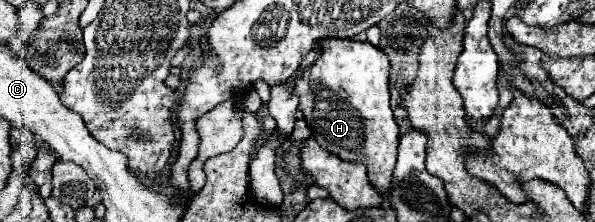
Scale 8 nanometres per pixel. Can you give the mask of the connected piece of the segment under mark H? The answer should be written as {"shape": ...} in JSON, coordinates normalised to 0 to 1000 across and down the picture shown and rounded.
{"shape":[[[551,171],[534,180],[531,207],[541,216],[541,252],[494,342],[494,423],[504,441],[501,495],[508,495],[528,631],[545,676],[575,721],[612,730],[622,829],[639,874],[649,874],[659,820],[662,658],[672,631],[672,577],[655,486],[652,252],[639,216],[605,180]]]}

